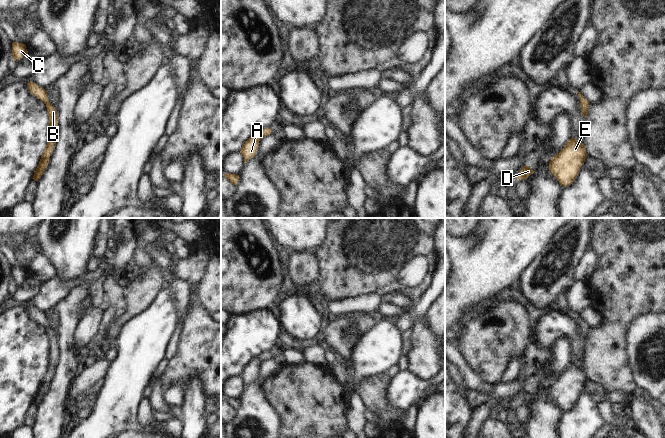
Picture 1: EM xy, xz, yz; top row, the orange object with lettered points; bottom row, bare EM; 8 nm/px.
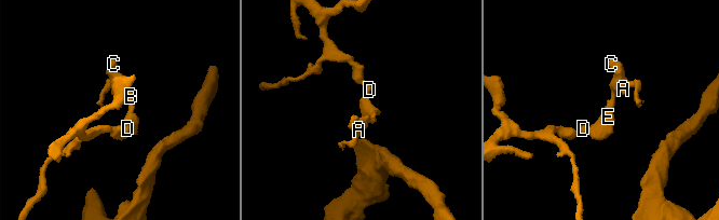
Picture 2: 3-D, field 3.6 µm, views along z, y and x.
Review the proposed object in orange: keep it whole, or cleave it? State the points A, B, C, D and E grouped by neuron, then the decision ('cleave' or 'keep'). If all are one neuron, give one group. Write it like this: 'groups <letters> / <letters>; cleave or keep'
groups A B C D E; keep

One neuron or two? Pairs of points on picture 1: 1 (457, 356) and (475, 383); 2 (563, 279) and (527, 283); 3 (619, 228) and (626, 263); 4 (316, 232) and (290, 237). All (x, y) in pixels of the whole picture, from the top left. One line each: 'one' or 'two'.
1: one
2: one
3: one
4: one

